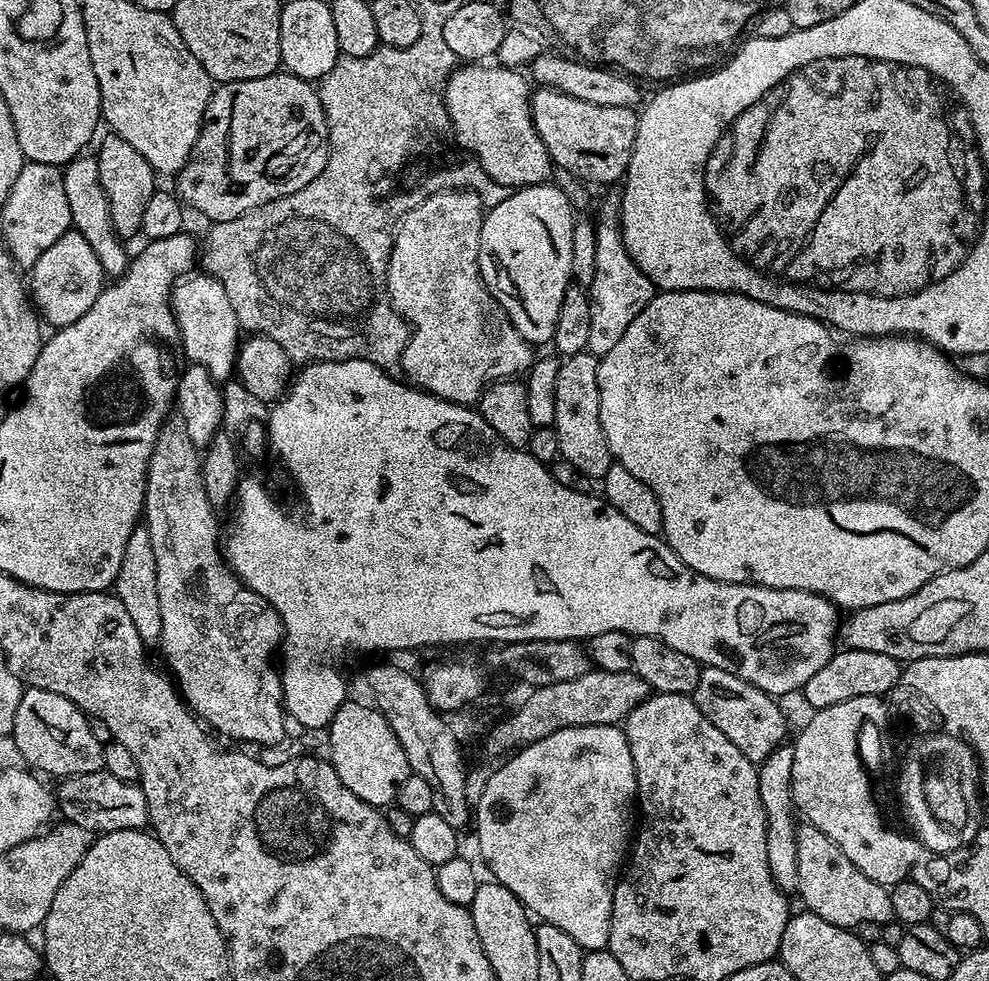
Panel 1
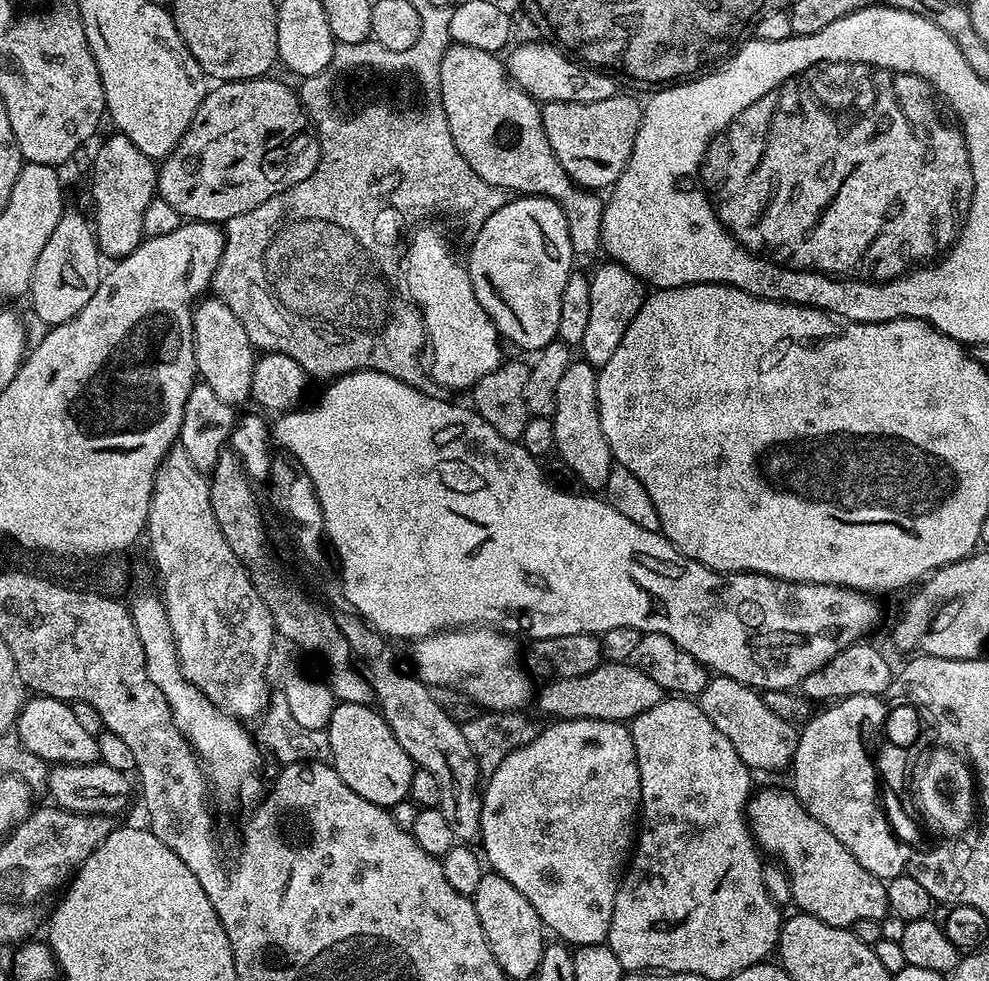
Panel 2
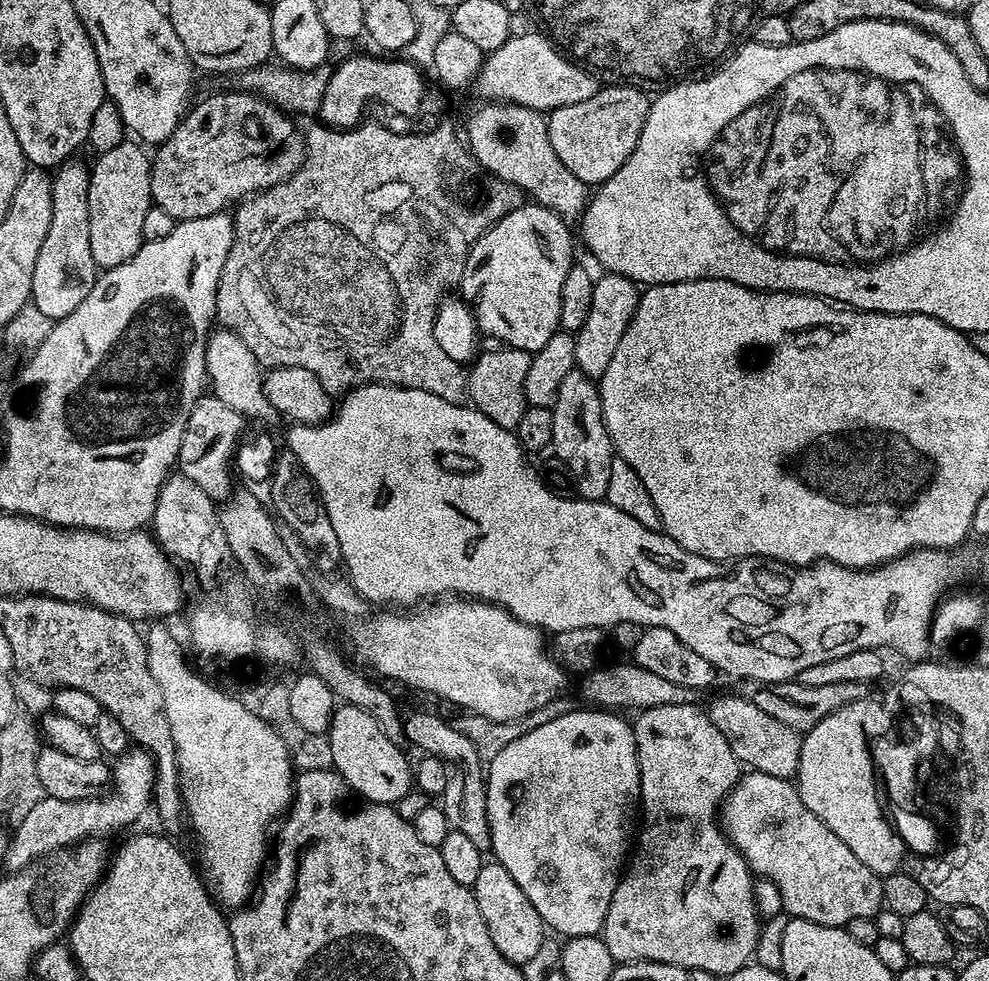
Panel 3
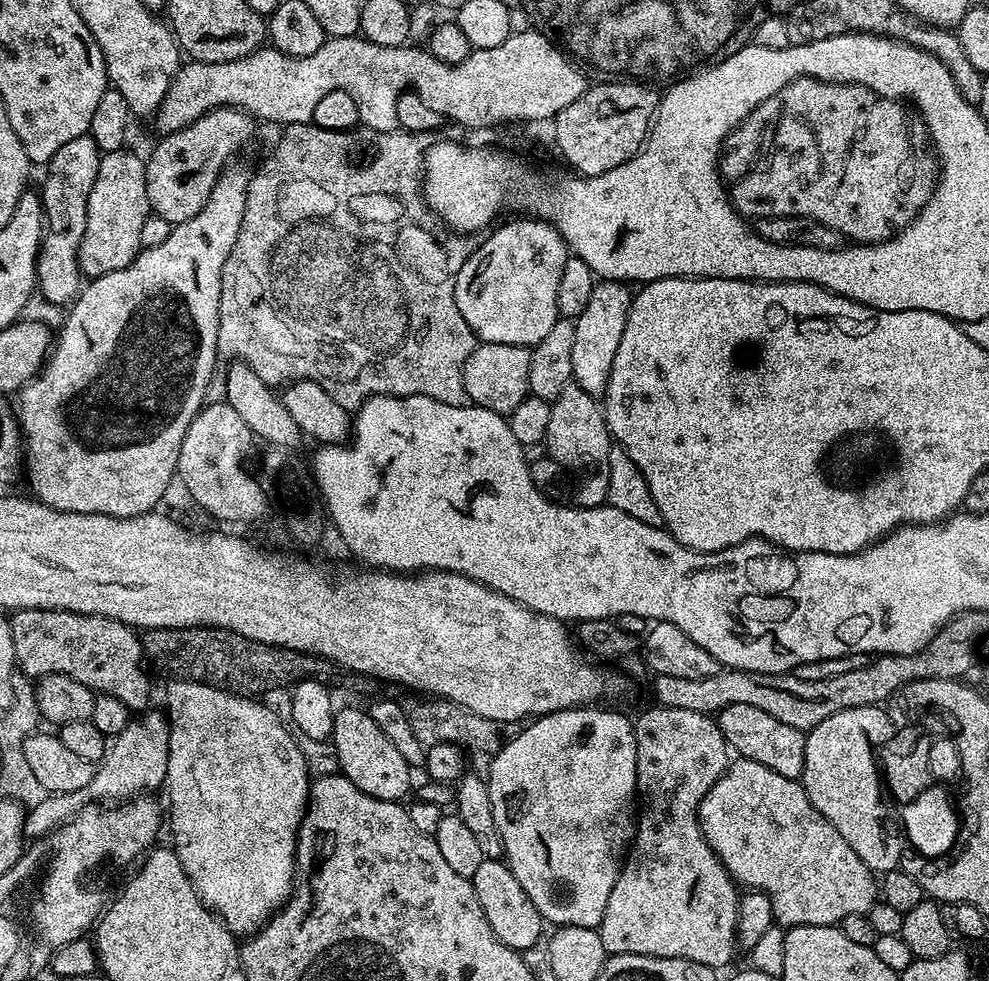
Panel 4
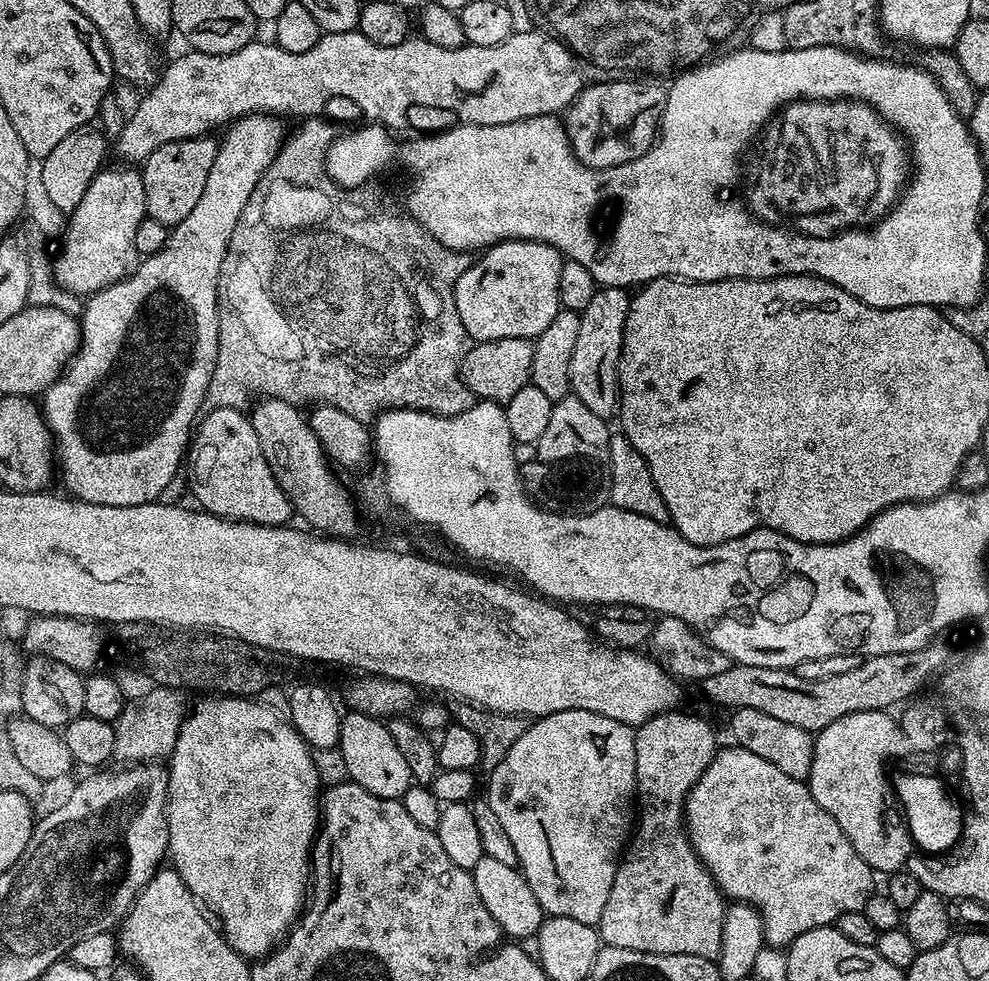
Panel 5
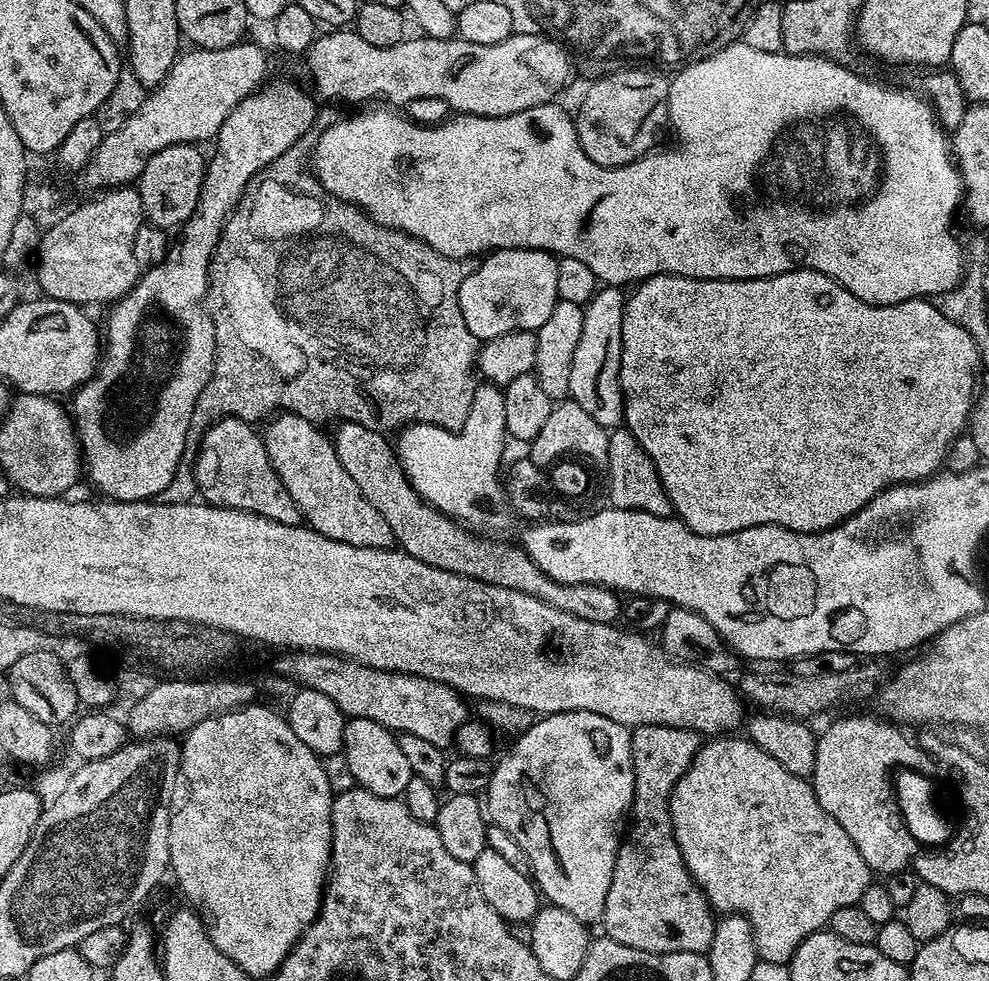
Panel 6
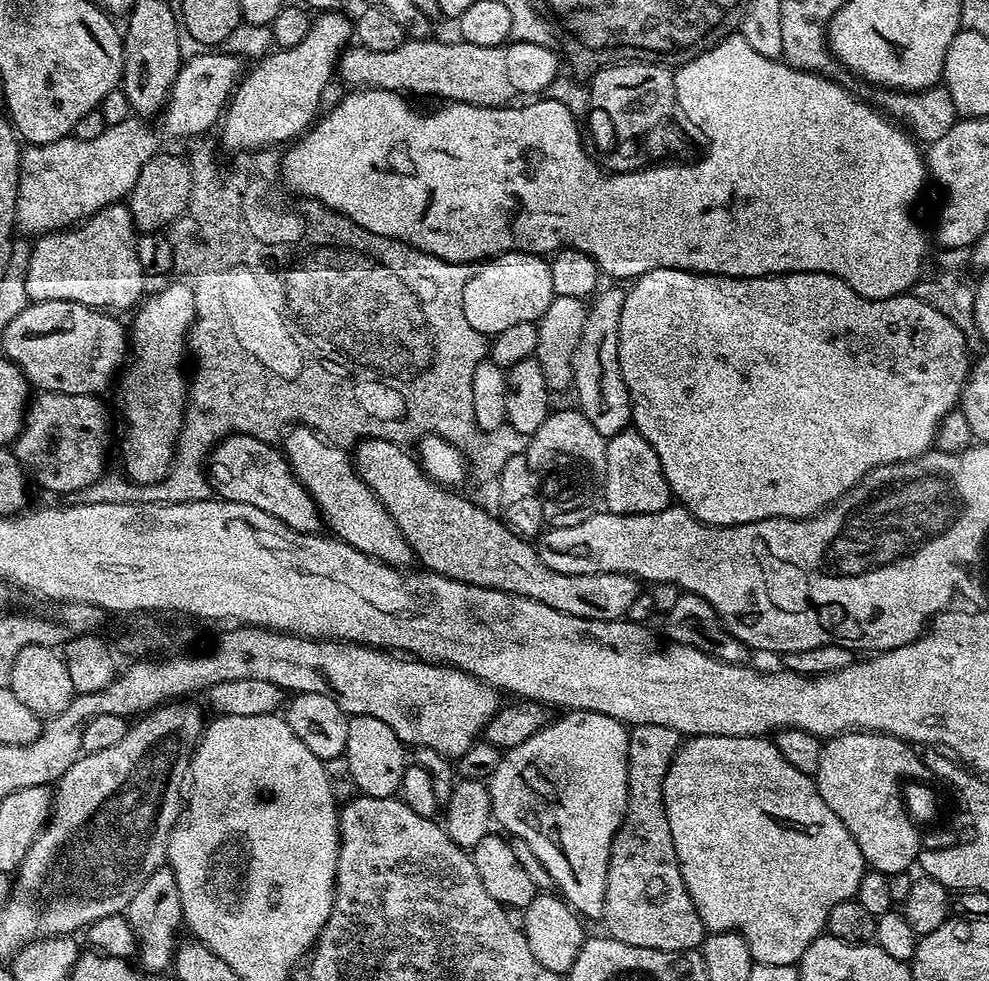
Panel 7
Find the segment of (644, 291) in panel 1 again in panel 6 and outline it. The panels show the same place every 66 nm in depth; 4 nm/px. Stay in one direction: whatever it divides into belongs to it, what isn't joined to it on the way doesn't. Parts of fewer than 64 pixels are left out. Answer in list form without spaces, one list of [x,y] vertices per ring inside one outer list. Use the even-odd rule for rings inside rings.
[[[620,286],[601,287],[584,305],[582,335],[578,338],[578,350],[574,350],[574,366],[570,366],[569,397],[609,430],[621,427],[624,418],[624,395],[620,389],[620,363],[622,362],[622,318],[626,292]]]

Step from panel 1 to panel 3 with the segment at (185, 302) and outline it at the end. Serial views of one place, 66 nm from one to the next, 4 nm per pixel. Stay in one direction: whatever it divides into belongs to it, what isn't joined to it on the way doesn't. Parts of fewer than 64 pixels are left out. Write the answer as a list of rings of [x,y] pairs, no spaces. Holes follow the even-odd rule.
[[[227,330],[213,331],[212,335],[208,337],[206,346],[206,370],[211,395],[226,402],[226,406],[238,410],[240,416],[249,421],[277,419],[278,414],[274,410],[274,406],[270,406],[264,393],[261,365],[258,363],[256,355],[250,350],[250,346],[246,346],[246,342],[242,342],[242,338],[238,334]]]

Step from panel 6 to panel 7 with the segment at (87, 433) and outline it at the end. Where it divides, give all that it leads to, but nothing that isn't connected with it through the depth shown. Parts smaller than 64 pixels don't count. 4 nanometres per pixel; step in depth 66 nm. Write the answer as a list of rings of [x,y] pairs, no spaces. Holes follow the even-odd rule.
[[[340,10],[320,12],[298,46],[269,51],[253,63],[256,65],[249,72],[247,69],[243,73],[218,128],[221,142],[230,151],[240,154],[245,150],[264,150],[272,146],[268,144],[287,145],[316,123],[321,111],[320,99],[332,76],[334,80],[340,55],[354,36],[353,21],[347,20],[344,14]],[[191,283],[168,284],[156,293],[145,295],[135,309],[136,317],[130,324],[130,359],[119,377],[120,389],[116,392],[116,408],[124,423],[124,437],[120,440],[120,460],[124,463],[123,475],[134,484],[157,484],[170,470],[176,454],[176,440],[184,424],[184,405],[188,403],[189,377],[184,376],[184,355],[190,352],[190,333],[196,321],[196,307]]]

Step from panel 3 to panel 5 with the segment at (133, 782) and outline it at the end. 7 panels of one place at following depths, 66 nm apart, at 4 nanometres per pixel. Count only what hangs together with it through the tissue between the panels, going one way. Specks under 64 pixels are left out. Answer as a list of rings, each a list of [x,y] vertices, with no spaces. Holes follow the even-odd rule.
[[[159,686],[151,690],[153,692],[148,692],[145,696],[138,697],[137,700],[129,699],[125,703],[122,714],[114,722],[116,729],[114,757],[117,761],[121,760],[121,765],[164,762],[171,757],[174,750],[176,735],[180,733],[186,715],[185,693],[175,688]]]

